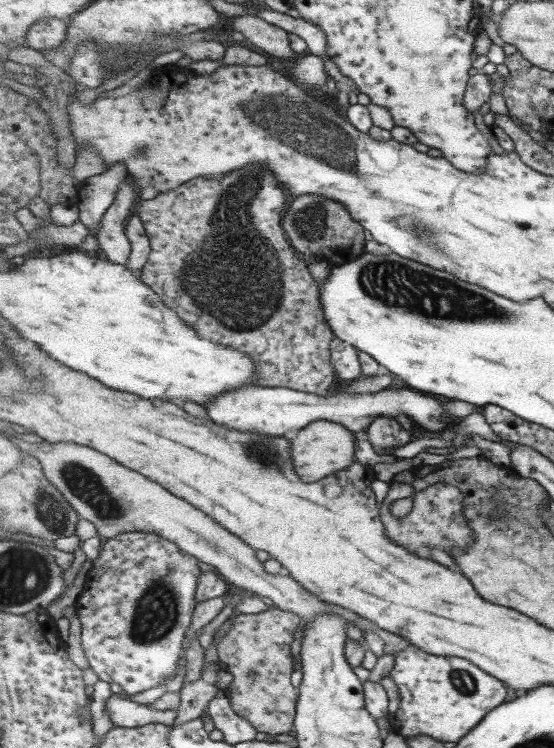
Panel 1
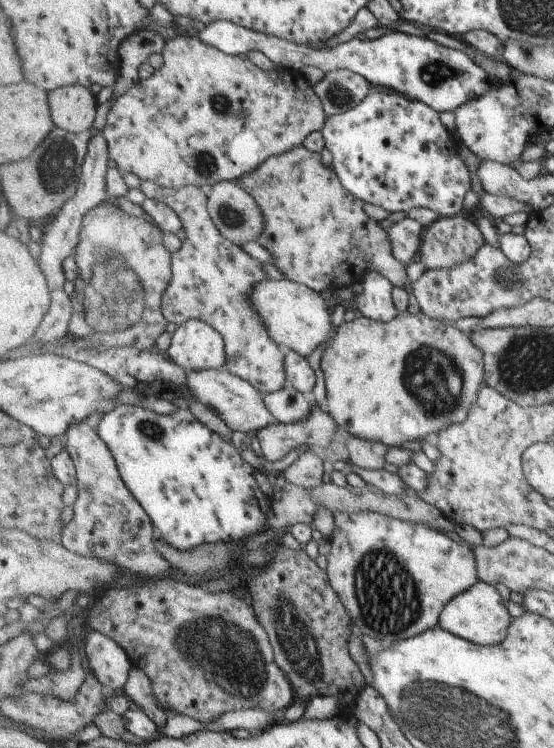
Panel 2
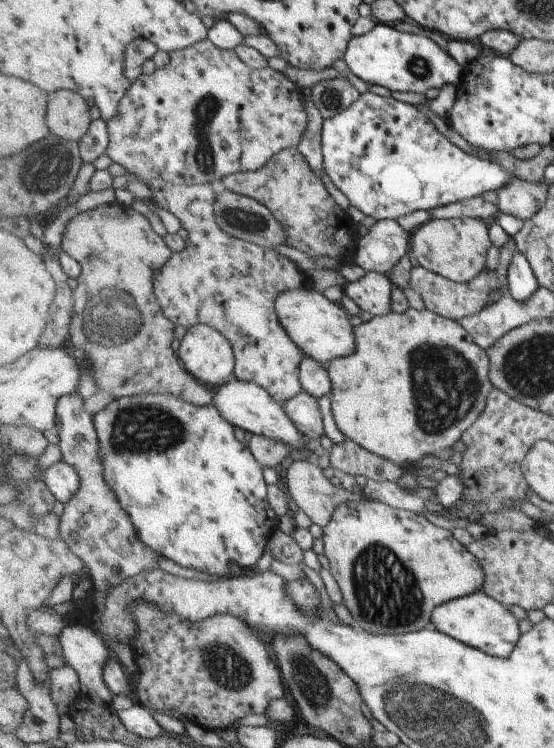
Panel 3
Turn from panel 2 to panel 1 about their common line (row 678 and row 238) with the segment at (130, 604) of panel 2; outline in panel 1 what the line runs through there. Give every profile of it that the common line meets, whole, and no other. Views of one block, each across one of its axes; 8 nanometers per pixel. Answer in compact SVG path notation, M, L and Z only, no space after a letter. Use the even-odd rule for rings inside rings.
M253 164L253 166L245 166L241 170L233 170L231 174L225 174L221 180L197 178L193 182L187 182L185 186L179 186L179 188L166 193L159 193L154 199L148 199L139 204L139 215L150 236L152 251L147 264L138 274L157 294L161 295L167 306L176 310L181 318L185 318L185 322L189 322L189 326L197 330L197 334L201 334L201 339L207 338L213 343L235 347L235 349L251 355L257 363L257 369L259 369L259 374L256 375L256 384L266 388L297 389L300 392L327 397L329 396L327 388L331 388L333 382L335 382L335 370L333 370L333 364L331 364L331 348L329 346L331 346L331 340L336 336L324 317L320 286L311 276L311 272L307 268L307 262L292 245L284 229L284 214L286 211L287 194L285 194L285 190L277 180L277 176L261 164Z

